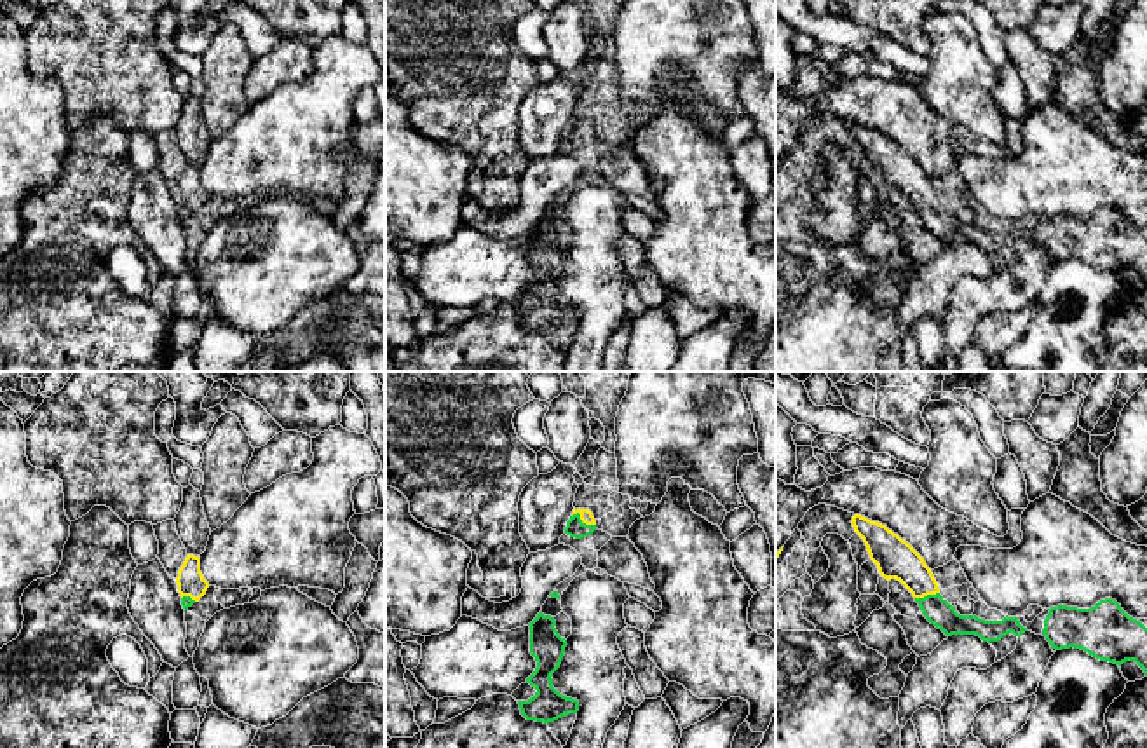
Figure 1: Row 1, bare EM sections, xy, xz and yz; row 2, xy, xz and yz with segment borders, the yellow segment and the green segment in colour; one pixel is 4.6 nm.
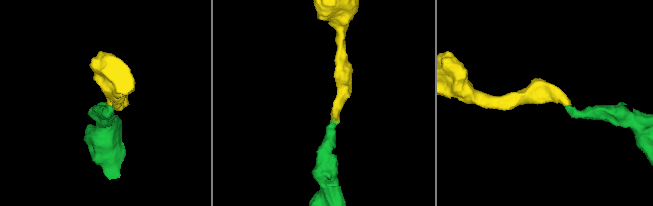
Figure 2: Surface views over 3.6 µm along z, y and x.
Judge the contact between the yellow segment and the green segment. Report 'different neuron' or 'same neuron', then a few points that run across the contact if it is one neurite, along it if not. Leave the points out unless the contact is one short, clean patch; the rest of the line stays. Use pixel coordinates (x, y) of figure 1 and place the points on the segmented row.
same neuron | xz (586, 515), (583, 520), (574, 527)

